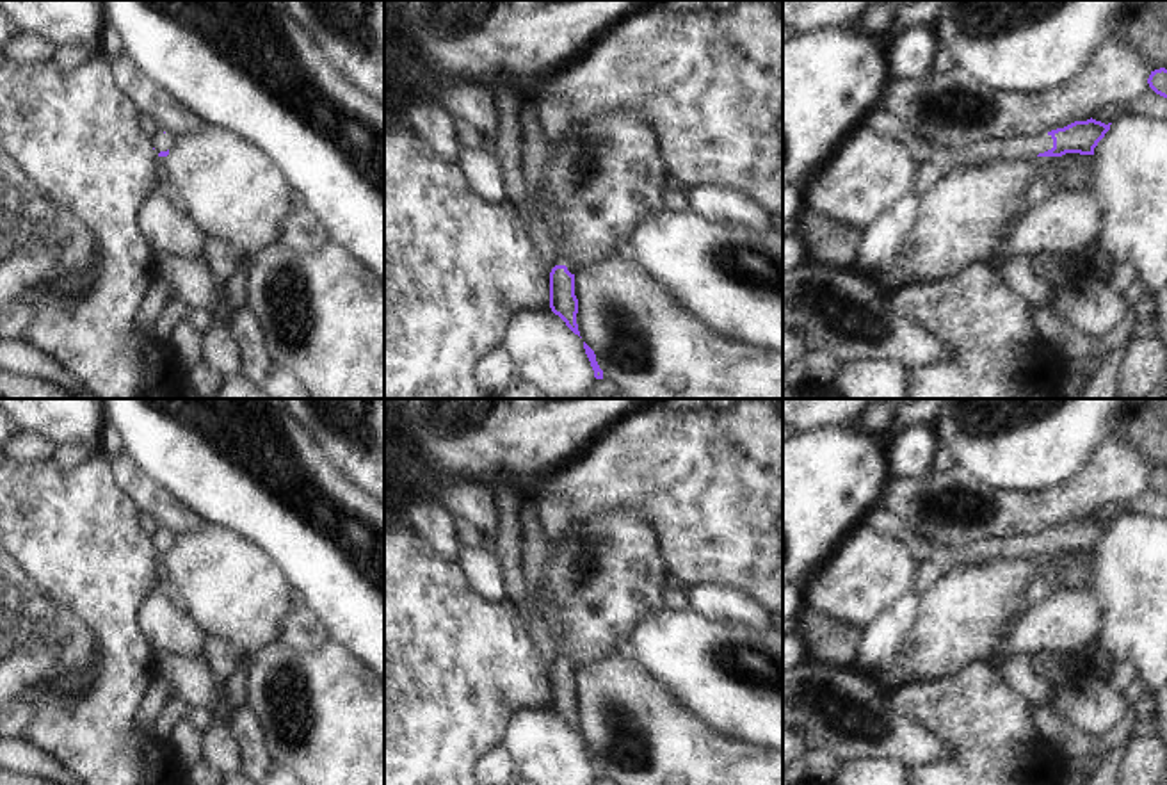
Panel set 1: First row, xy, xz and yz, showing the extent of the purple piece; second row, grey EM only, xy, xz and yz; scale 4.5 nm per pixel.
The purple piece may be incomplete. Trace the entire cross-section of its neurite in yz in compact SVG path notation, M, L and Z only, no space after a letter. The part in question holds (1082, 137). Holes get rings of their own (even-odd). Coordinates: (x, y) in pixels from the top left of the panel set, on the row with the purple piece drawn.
M881 105L865 117L865 126L881 135L905 142L922 164L934 162L945 171L945 174L952 169L998 158L1062 157L1066 153L1094 155L1094 148L1110 130L1110 125L1112 123L1105 125L1091 117L1087 121L1074 121L1064 128L1051 130L1034 139L1010 135L1005 139L978 142L970 148L945 150L934 148L930 142L907 132L898 117Z

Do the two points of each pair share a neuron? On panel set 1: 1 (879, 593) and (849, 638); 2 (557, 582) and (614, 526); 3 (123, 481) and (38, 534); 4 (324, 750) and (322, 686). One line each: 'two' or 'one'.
1: two
2: one
3: two
4: one

